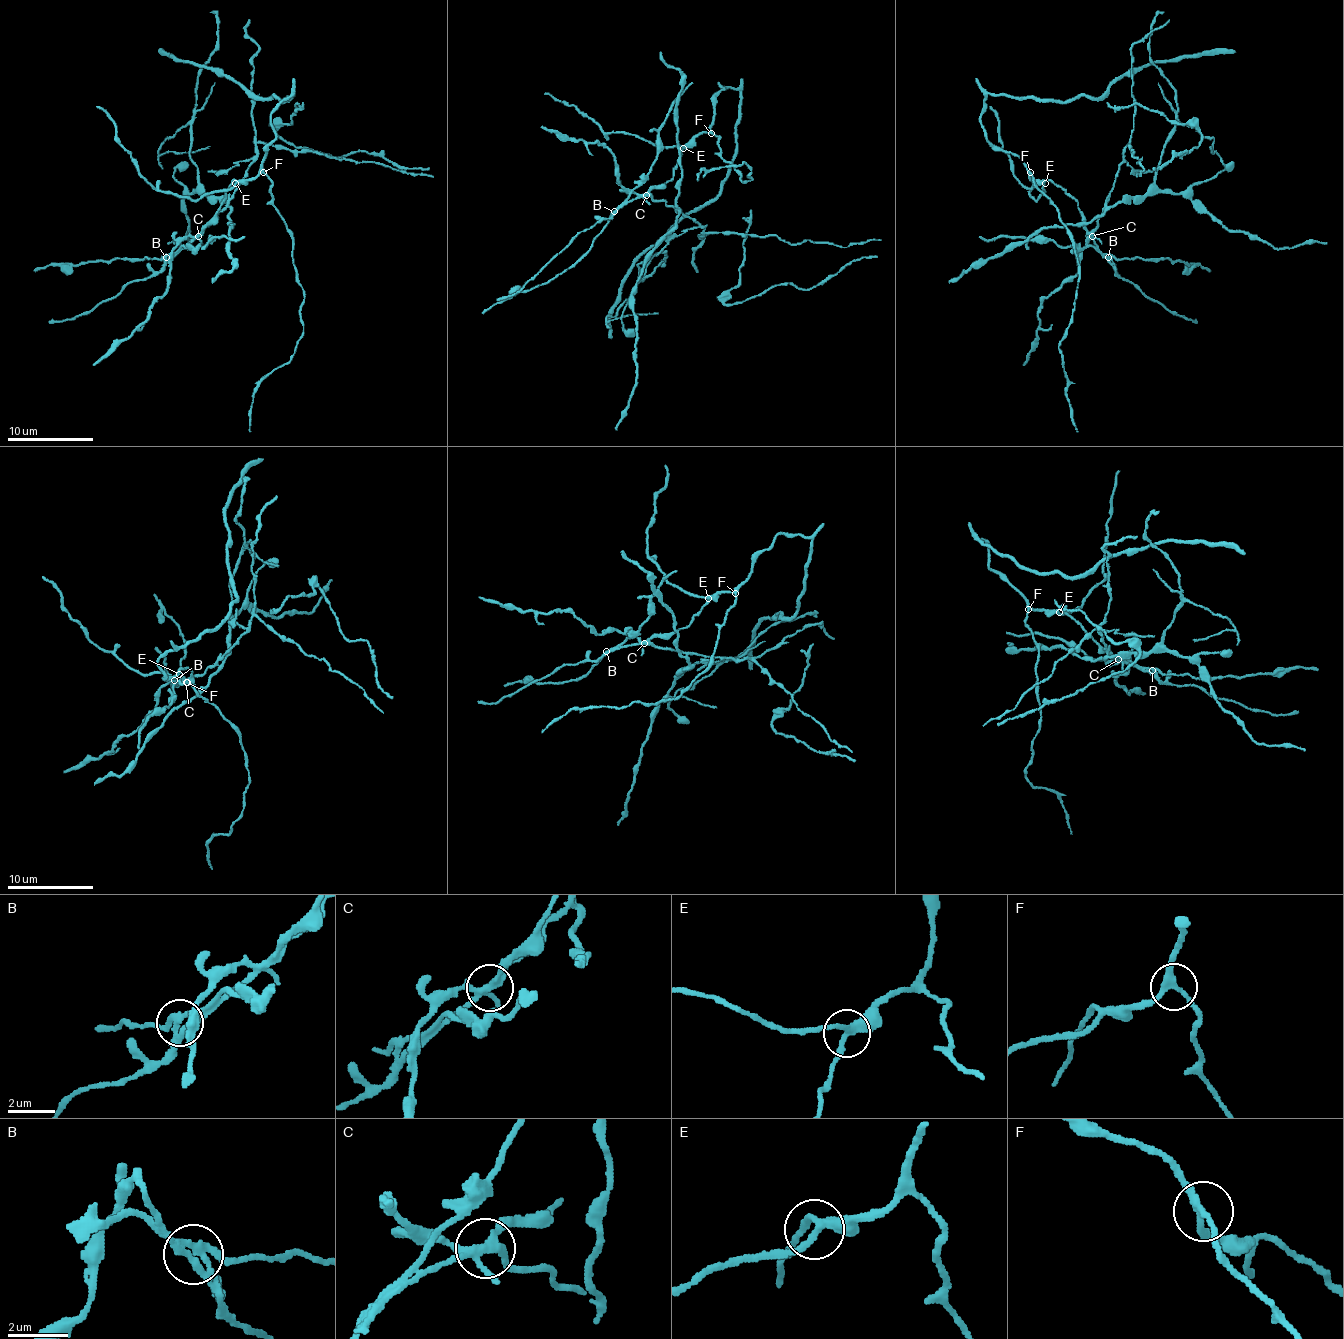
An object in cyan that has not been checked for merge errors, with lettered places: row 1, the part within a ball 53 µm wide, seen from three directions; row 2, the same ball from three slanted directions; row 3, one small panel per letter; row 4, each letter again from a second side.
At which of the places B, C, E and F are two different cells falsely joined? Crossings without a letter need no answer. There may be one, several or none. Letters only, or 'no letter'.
B, C

